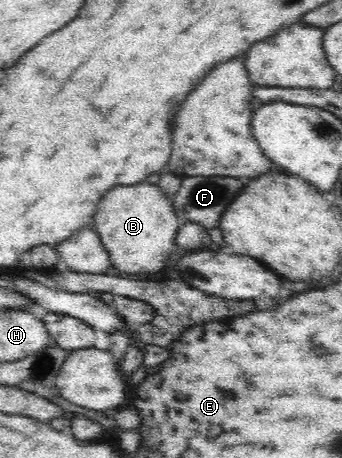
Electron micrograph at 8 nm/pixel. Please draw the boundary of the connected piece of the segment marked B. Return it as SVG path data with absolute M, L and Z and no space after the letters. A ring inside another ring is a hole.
M141 182L108 190L96 207L92 226L110 255L112 272L138 274L162 269L176 245L181 224L172 206L172 198L168 198L159 185Z

